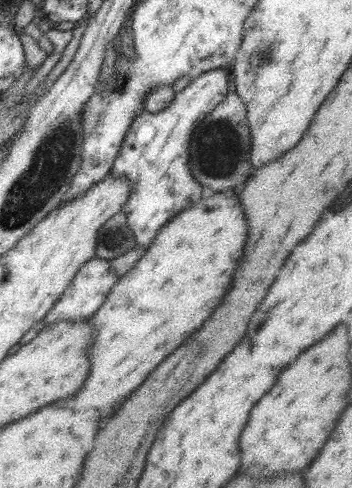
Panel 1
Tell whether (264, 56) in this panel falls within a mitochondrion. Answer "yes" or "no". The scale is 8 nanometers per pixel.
yes

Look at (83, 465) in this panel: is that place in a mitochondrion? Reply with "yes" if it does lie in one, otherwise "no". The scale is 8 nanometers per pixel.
no

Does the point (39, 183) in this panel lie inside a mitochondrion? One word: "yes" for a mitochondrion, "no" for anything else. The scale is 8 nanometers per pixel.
yes

